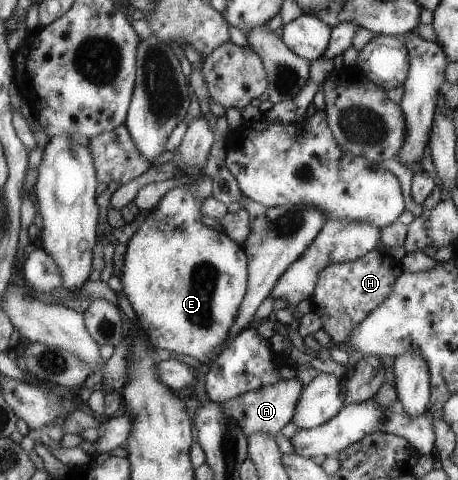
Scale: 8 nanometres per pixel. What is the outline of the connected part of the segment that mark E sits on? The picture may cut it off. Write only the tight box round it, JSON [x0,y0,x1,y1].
[118,180,250,362]

